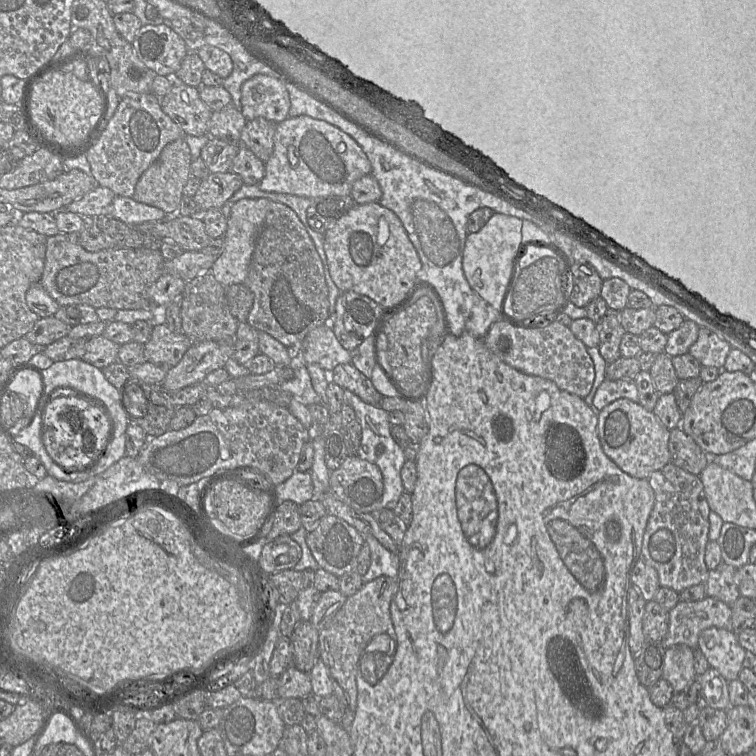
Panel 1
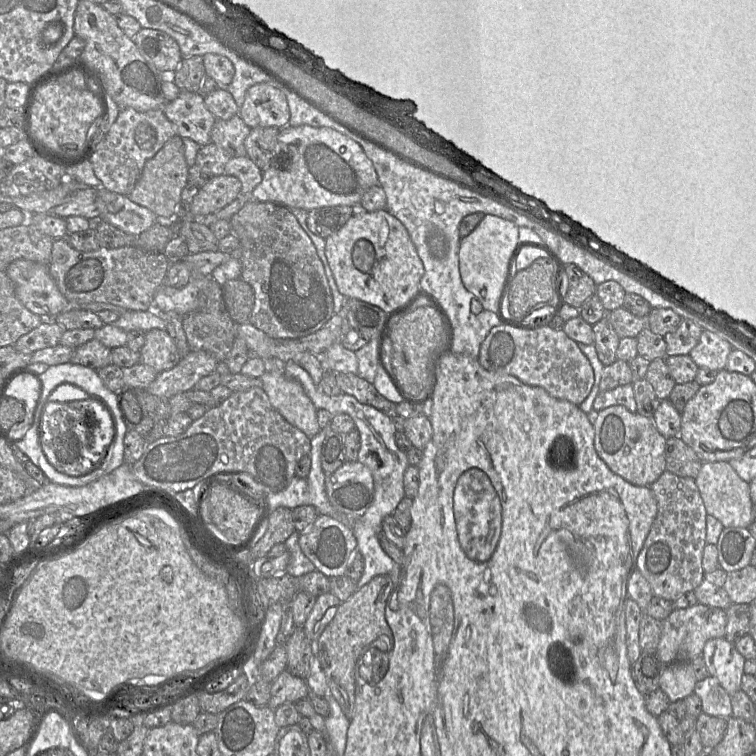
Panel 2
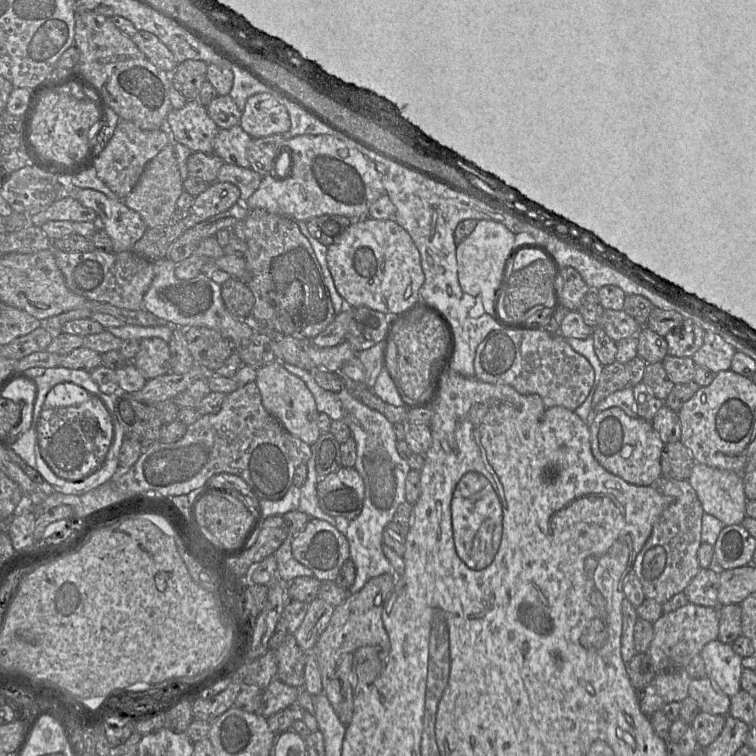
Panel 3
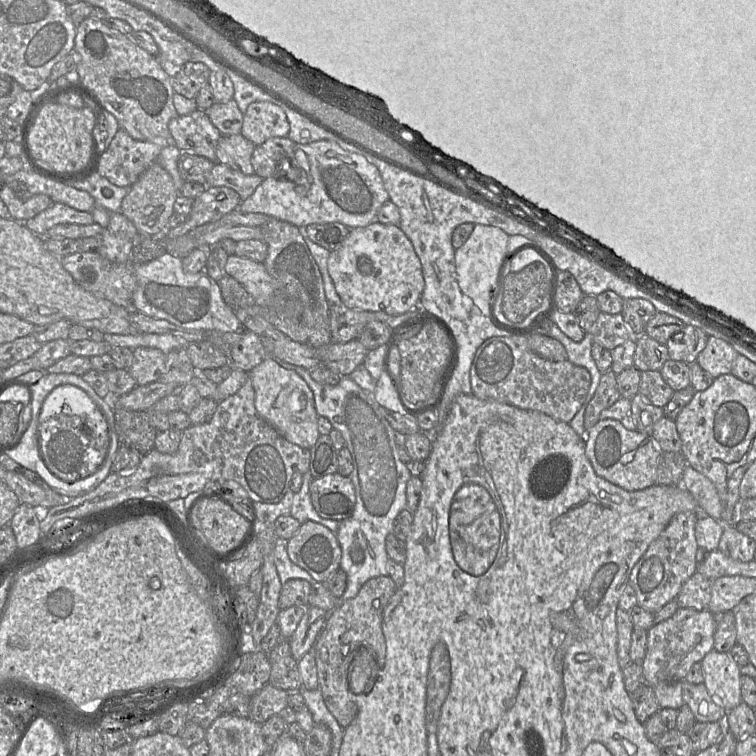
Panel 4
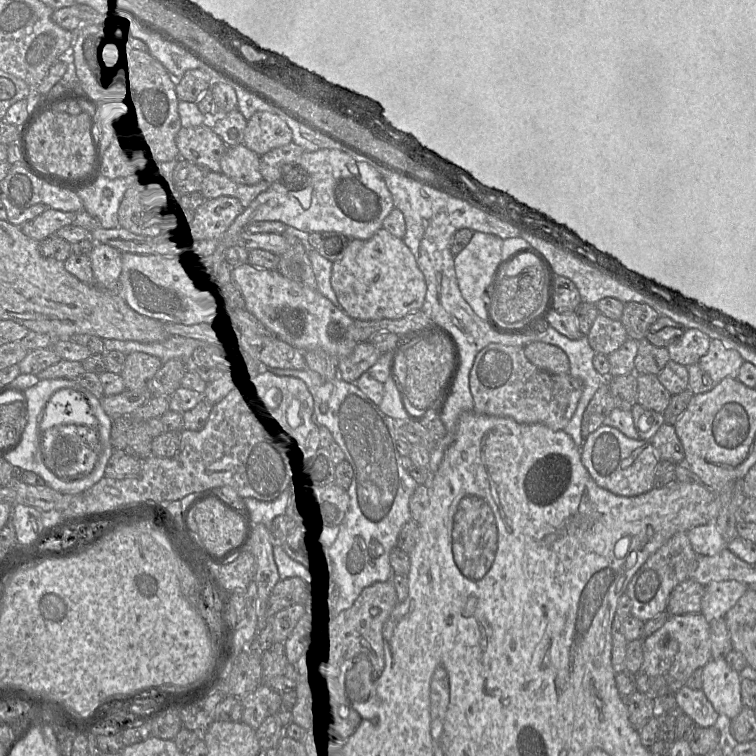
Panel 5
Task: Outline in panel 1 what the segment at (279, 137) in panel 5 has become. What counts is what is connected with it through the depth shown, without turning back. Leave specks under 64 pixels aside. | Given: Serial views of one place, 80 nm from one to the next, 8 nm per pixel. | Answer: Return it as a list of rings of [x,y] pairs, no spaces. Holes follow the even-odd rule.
[[[258,74],[241,87],[241,113],[247,121],[255,118],[279,123],[288,118],[289,92],[279,79]]]

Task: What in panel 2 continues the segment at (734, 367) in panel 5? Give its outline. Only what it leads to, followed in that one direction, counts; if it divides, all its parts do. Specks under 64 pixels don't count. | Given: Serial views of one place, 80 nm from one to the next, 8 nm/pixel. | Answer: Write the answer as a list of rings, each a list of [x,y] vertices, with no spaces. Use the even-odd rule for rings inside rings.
[[[703,330],[698,344],[691,350],[690,356],[699,368],[714,371],[724,370],[732,346],[715,333]]]

